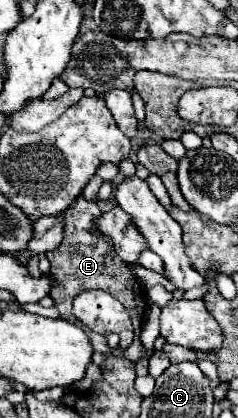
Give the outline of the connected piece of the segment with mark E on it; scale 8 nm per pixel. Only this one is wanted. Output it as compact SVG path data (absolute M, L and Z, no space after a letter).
M77 197L71 203L71 209L65 211L65 237L63 237L63 245L59 245L59 249L47 253L47 259L51 261L51 279L53 279L53 287L51 287L51 299L55 301L55 307L59 309L59 315L69 321L79 325L77 317L73 317L71 313L71 301L79 295L79 291L85 289L103 289L107 293L111 293L115 299L119 299L125 309L131 315L133 321L133 329L135 329L135 339L133 343L123 349L123 355L129 361L137 361L141 357L147 357L147 351L143 349L141 341L139 341L139 333L141 333L141 325L147 313L147 297L145 297L145 289L141 285L141 281L137 279L137 275L133 273L133 269L117 255L111 251L111 243L99 235L95 231L95 221L97 217L101 217L101 209L93 203L87 201L85 197Z

